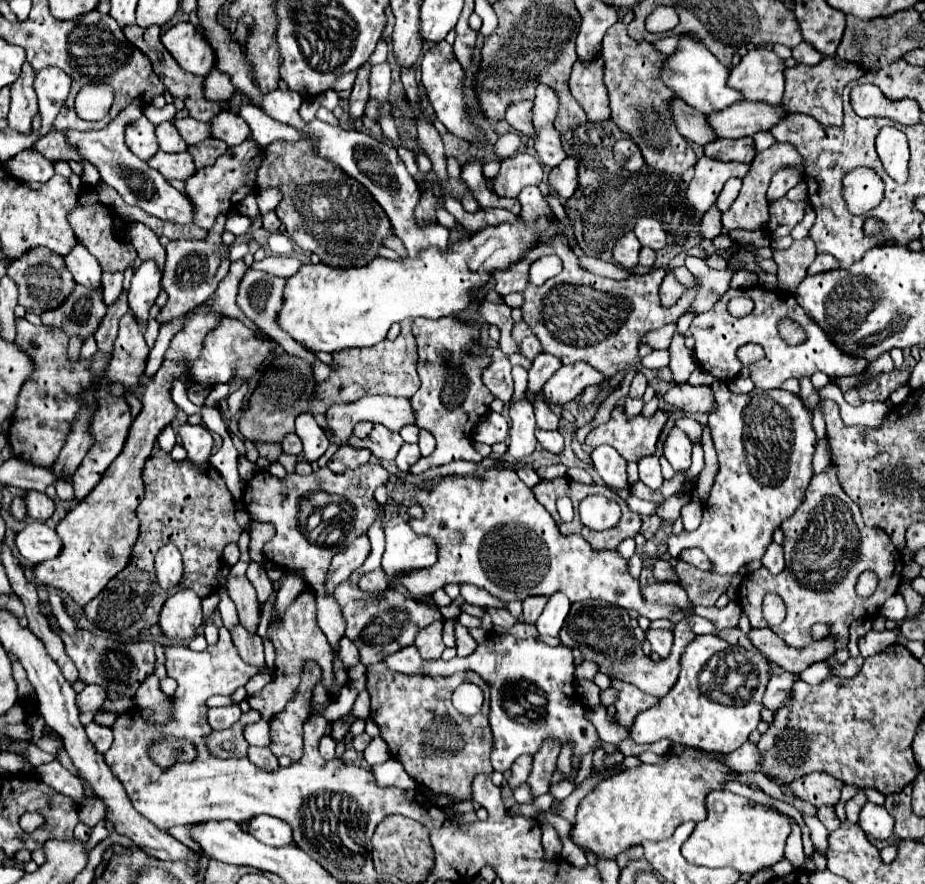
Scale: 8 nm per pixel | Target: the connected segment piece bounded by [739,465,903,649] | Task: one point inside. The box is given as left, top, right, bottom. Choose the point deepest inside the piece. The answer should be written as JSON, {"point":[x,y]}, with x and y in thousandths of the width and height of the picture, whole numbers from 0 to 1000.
{"point":[894,618]}

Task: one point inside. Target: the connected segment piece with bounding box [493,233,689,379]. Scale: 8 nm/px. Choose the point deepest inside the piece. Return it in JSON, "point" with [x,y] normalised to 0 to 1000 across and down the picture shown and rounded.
{"point":[624,357]}

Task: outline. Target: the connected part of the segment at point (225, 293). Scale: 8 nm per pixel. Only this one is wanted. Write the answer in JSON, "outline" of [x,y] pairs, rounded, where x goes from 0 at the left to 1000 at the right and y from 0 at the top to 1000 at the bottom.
{"outline":[[[263,293],[254,295],[254,298],[250,300],[250,304],[248,304],[245,313],[237,320],[235,329],[224,338],[224,345],[226,345],[230,352],[241,354],[243,359],[261,361],[268,371],[277,377],[279,383],[283,386],[292,386],[289,383],[290,381],[278,370],[278,368],[261,354],[261,350],[258,350],[258,347],[256,347],[256,343],[254,343],[256,322],[258,322],[258,316],[261,316],[261,311],[263,311],[265,307],[267,307],[267,302],[265,302]]]}

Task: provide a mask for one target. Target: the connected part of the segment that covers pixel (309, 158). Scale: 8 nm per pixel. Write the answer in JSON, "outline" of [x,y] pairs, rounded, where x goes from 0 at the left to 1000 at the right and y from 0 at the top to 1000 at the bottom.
{"outline":[[[295,160],[289,164],[289,178],[284,187],[278,193],[280,214],[293,214],[302,212],[306,218],[306,225],[299,236],[299,245],[310,257],[312,268],[330,284],[341,284],[347,291],[347,298],[360,300],[360,302],[388,302],[395,298],[401,298],[410,282],[414,279],[414,270],[425,268],[423,252],[418,241],[410,234],[410,230],[401,223],[401,218],[386,207],[384,202],[375,200],[366,189],[360,184],[347,180],[338,169],[334,160],[323,162],[310,162],[310,160]]]}

